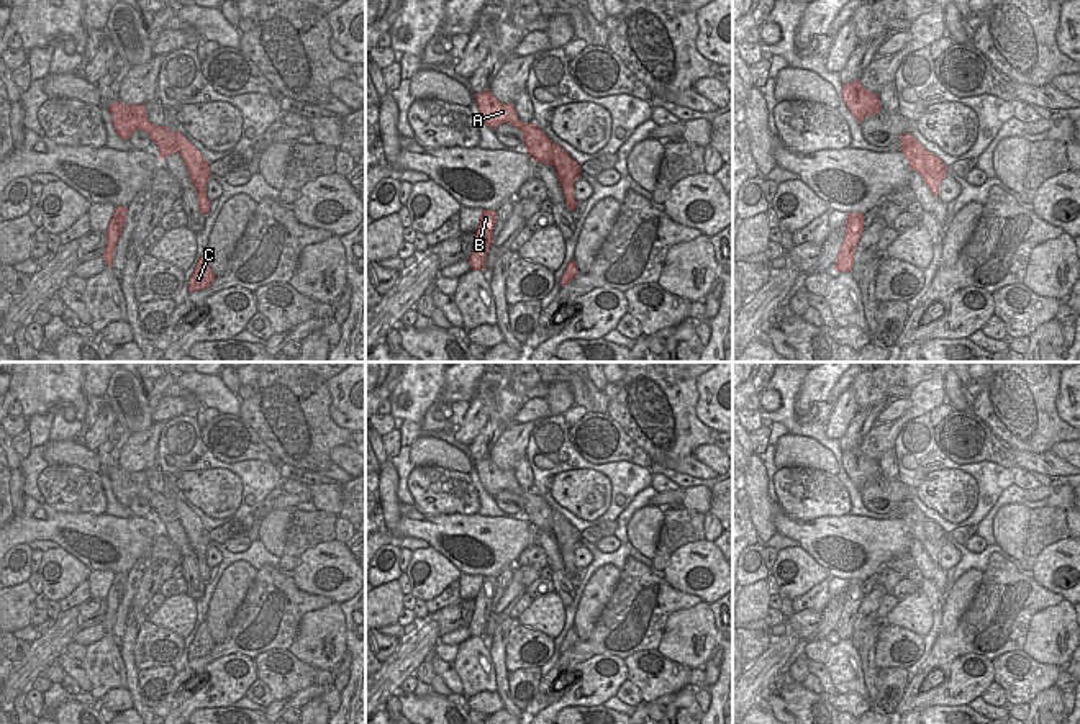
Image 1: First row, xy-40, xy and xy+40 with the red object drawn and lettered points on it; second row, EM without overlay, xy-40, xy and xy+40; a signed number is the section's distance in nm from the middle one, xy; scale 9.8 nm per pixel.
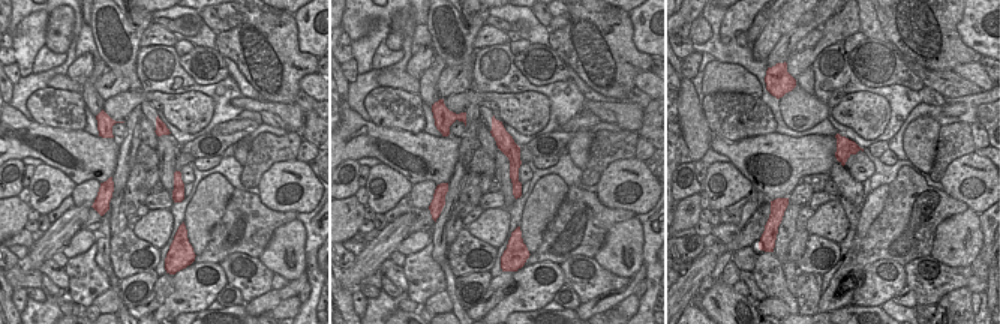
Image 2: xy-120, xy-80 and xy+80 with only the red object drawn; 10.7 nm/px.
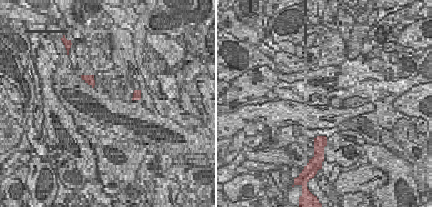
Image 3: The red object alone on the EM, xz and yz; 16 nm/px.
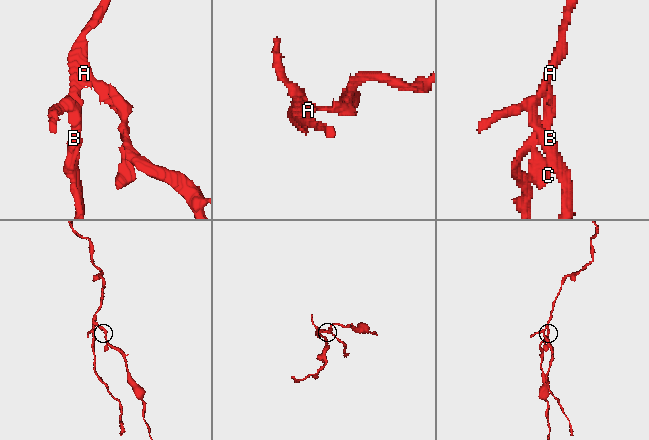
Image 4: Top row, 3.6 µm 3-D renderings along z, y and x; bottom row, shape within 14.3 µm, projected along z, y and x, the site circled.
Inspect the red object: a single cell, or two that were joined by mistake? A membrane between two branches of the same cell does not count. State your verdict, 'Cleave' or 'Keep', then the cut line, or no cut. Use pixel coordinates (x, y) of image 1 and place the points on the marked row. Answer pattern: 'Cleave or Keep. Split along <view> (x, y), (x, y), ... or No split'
Cleave. Split along xy (553, 143), (554, 164).

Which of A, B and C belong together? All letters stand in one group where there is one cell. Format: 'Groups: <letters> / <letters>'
Groups: A B / C.

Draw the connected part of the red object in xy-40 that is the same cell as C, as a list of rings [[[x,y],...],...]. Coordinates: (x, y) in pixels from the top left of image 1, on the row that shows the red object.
[[[203,254],[197,265],[195,270],[188,280],[188,293],[198,292],[198,290],[205,290],[208,288],[213,282],[215,282],[215,274],[210,269],[208,259]]]

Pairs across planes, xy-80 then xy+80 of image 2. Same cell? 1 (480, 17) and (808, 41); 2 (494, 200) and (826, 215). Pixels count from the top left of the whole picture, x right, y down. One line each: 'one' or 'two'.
1: two
2: two

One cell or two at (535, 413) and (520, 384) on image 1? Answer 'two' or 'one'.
two

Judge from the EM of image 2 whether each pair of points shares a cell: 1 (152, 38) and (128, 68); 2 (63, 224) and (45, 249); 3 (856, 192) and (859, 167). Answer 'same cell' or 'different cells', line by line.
1: different cells
2: same cell
3: different cells

